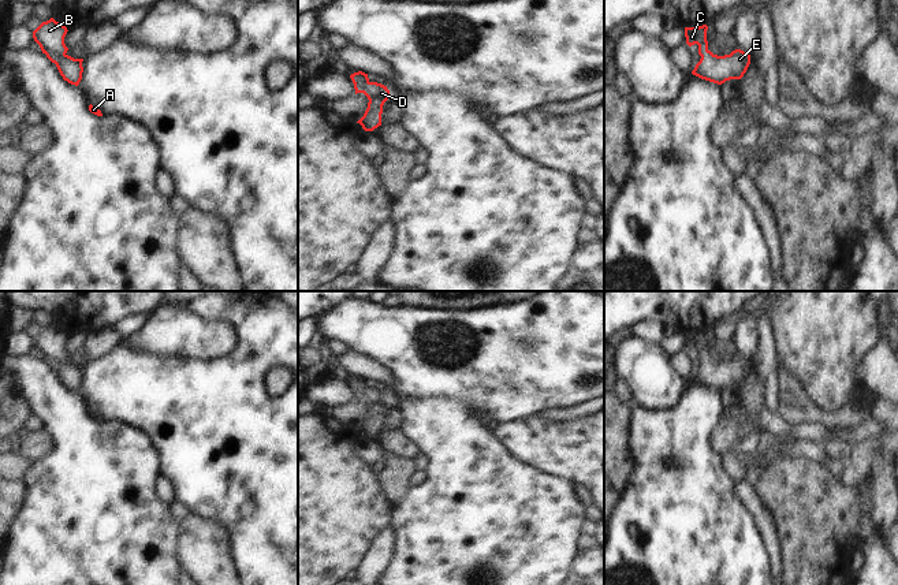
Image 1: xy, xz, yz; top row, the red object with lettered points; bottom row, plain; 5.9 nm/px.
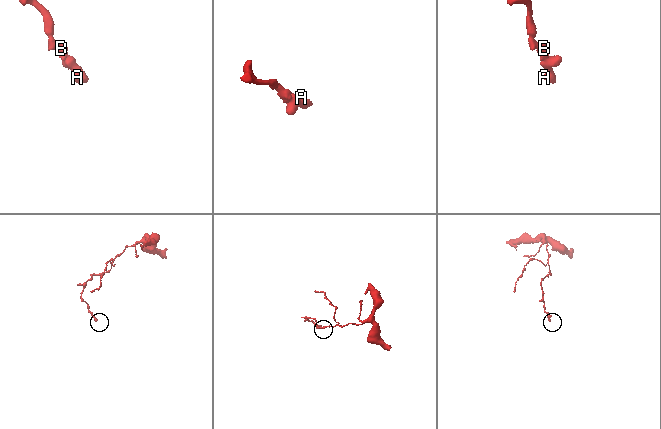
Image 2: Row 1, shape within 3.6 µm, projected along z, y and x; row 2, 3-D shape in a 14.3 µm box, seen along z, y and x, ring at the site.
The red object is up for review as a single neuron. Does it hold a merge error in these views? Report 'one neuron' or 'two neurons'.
one neuron

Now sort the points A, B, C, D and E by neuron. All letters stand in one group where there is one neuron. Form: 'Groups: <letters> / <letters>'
Groups: A B C D E.

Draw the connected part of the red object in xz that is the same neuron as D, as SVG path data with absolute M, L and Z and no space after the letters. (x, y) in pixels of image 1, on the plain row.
M358 377L350 381L355 400L364 399L369 409L364 422L357 428L365 437L373 437L381 432L381 420L384 409L391 405L387 392L370 388L368 380Z

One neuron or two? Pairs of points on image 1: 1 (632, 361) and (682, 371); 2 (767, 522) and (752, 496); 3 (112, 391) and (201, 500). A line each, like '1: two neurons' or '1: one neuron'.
1: two neurons
2: one neuron
3: one neuron

